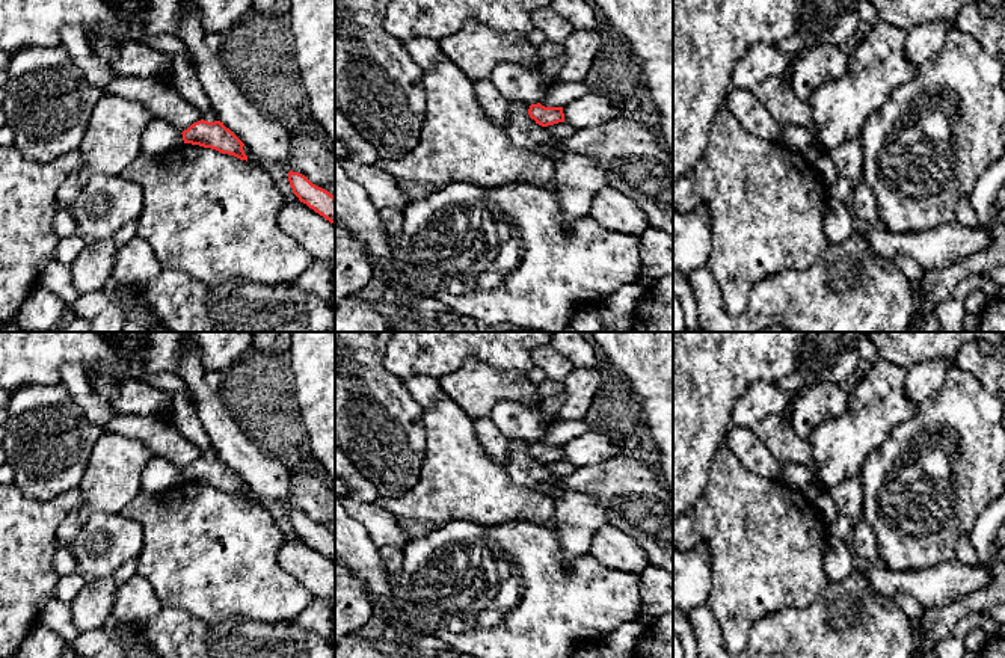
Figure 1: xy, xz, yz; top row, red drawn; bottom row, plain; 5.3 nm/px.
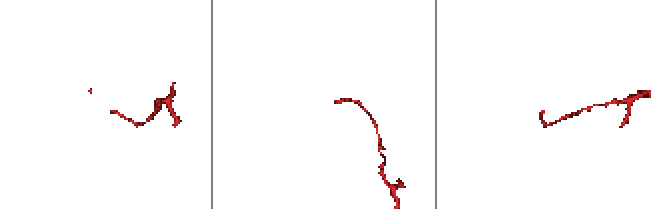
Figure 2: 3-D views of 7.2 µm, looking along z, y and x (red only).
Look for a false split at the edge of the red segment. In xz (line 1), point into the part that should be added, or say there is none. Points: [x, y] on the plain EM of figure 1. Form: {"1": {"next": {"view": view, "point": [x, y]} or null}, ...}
{"1": {"next": null}}

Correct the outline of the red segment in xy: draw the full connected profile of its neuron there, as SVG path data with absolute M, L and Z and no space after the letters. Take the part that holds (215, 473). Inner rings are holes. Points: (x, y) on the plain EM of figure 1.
M201 457L181 472L184 481L211 486L247 500L247 494L243 489L244 481L220 459L208 460Z

